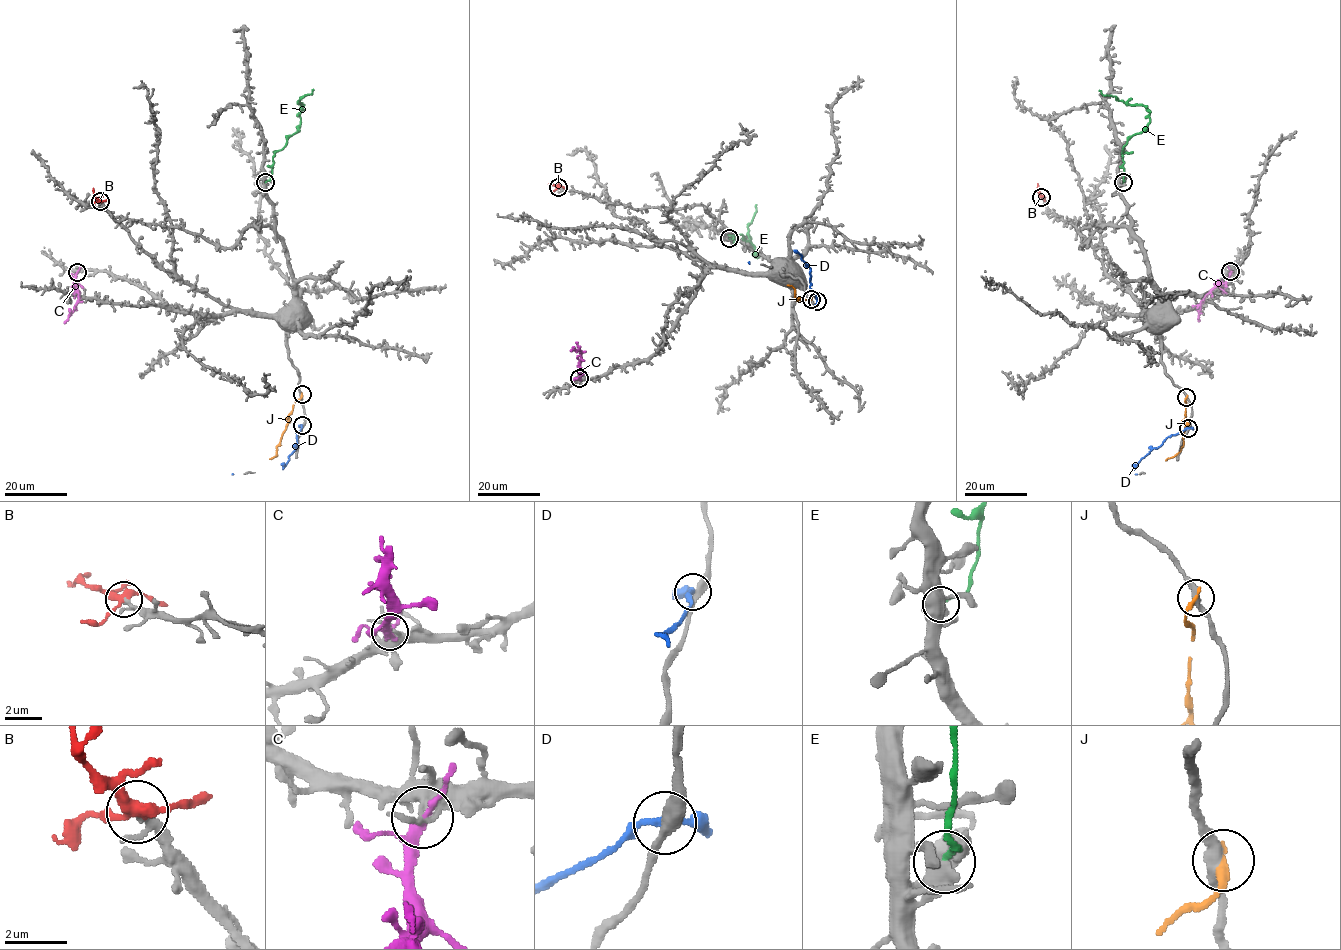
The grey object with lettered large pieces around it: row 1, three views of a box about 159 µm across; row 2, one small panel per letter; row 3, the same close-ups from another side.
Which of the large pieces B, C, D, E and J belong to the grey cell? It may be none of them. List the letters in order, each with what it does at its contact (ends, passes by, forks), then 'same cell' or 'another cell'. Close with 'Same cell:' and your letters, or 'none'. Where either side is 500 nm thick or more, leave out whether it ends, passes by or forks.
B: it forks | same cell
C: it forks | another cell
D: it passes by | another cell
E: another cell
J: it ends | another cell
Same cell: B

